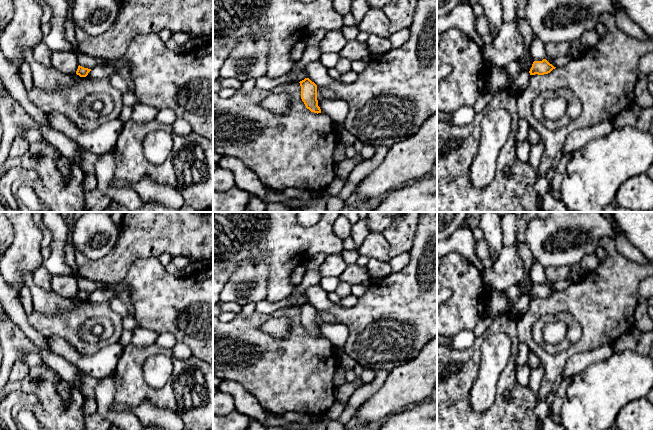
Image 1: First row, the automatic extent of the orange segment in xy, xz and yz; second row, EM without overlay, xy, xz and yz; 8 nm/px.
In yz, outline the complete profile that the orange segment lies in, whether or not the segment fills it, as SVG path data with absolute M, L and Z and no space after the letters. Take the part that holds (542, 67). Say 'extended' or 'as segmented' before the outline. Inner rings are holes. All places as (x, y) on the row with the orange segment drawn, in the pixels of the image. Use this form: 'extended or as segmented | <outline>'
as segmented | M543 59L542 61L534 61L529 73L530 75L544 75L550 73L555 68L546 59Z

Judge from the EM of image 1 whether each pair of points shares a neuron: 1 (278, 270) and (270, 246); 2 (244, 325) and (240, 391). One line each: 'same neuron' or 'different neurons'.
1: same neuron
2: different neurons

